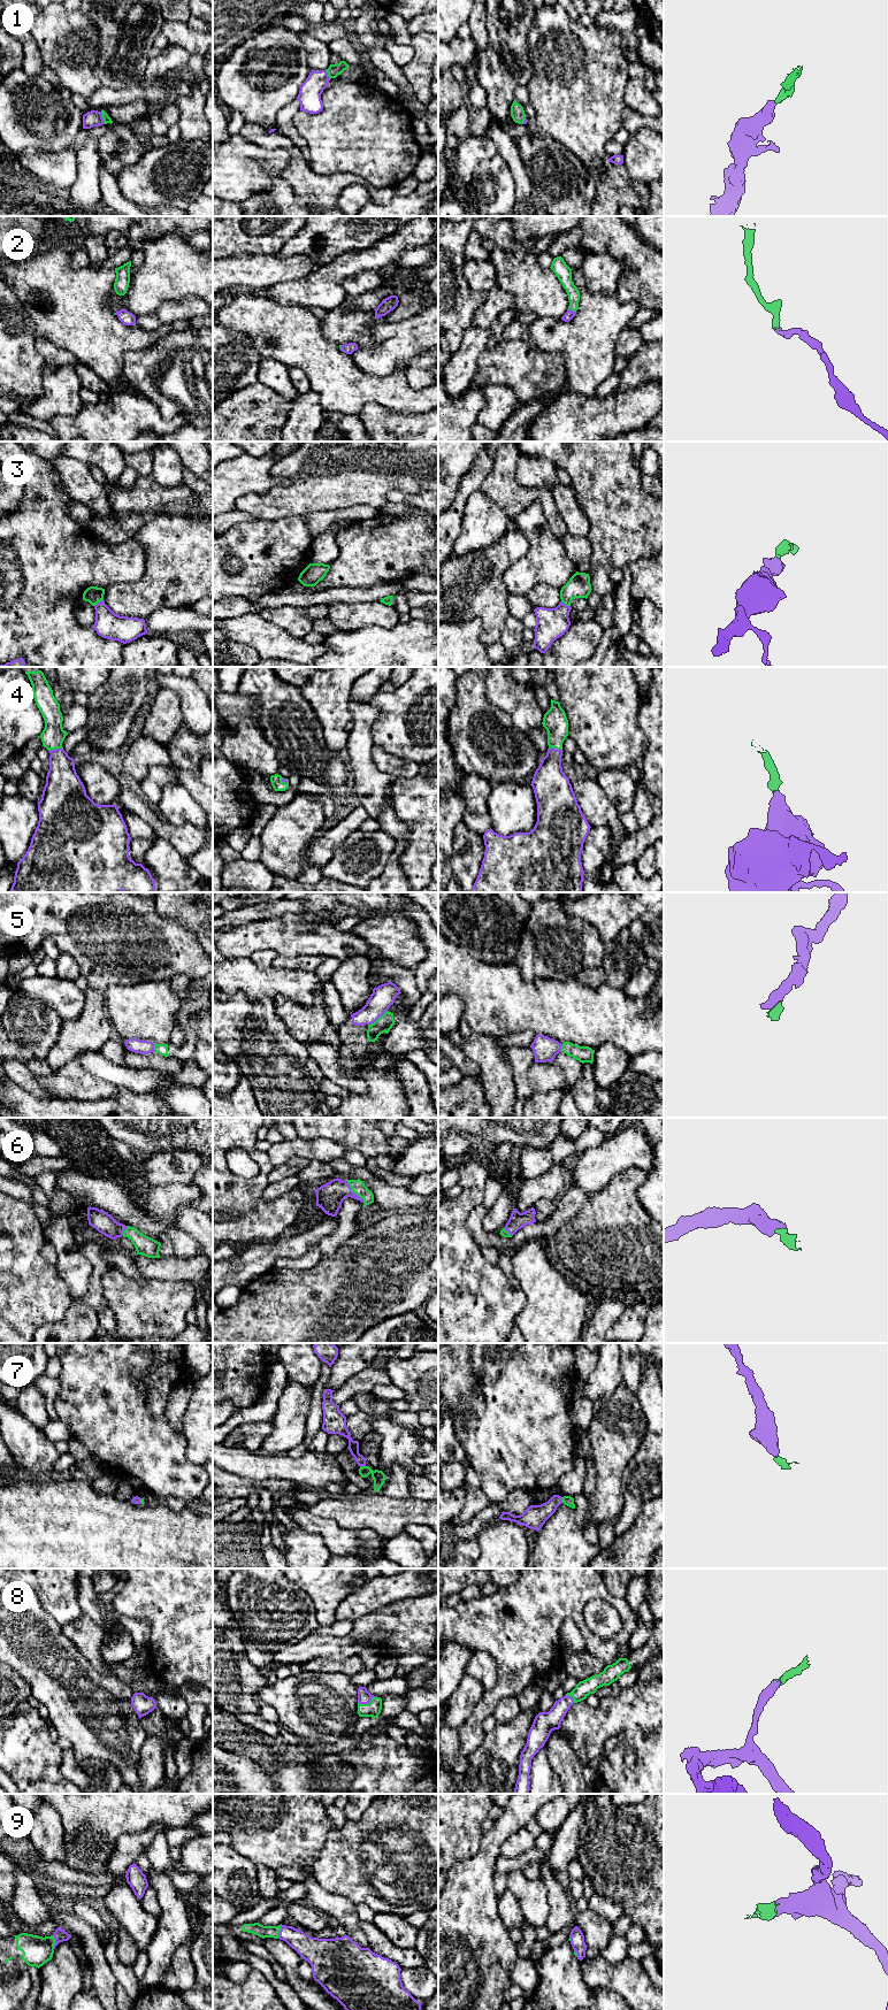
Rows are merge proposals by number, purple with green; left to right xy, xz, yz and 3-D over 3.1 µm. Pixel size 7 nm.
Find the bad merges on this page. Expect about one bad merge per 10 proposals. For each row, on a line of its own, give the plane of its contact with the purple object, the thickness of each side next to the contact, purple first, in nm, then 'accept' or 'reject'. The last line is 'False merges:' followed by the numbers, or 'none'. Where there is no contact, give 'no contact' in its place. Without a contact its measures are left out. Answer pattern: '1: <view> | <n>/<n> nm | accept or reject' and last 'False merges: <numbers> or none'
1: xy | 110/50 nm | accept
2: yz | 70/100 nm | accept
3: xy | 190/120 nm | accept
4: xy | 240/160 nm | accept
5: xz | 160/110 nm | accept
6: xz | 190/90 nm | accept
7: xz | 80/90 nm | accept
8: xz | 100/110 nm | accept
9: xy | 90/200 nm | accept
False merges: none

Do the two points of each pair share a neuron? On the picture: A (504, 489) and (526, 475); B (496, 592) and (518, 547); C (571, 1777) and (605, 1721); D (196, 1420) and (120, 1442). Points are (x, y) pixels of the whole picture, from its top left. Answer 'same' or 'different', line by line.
A: different
B: same
C: different
D: different

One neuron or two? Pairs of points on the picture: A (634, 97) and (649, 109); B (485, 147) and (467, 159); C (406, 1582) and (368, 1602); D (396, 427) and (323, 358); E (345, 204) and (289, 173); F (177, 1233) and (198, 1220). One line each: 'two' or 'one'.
A: one
B: one
C: one
D: two
E: two
F: two

